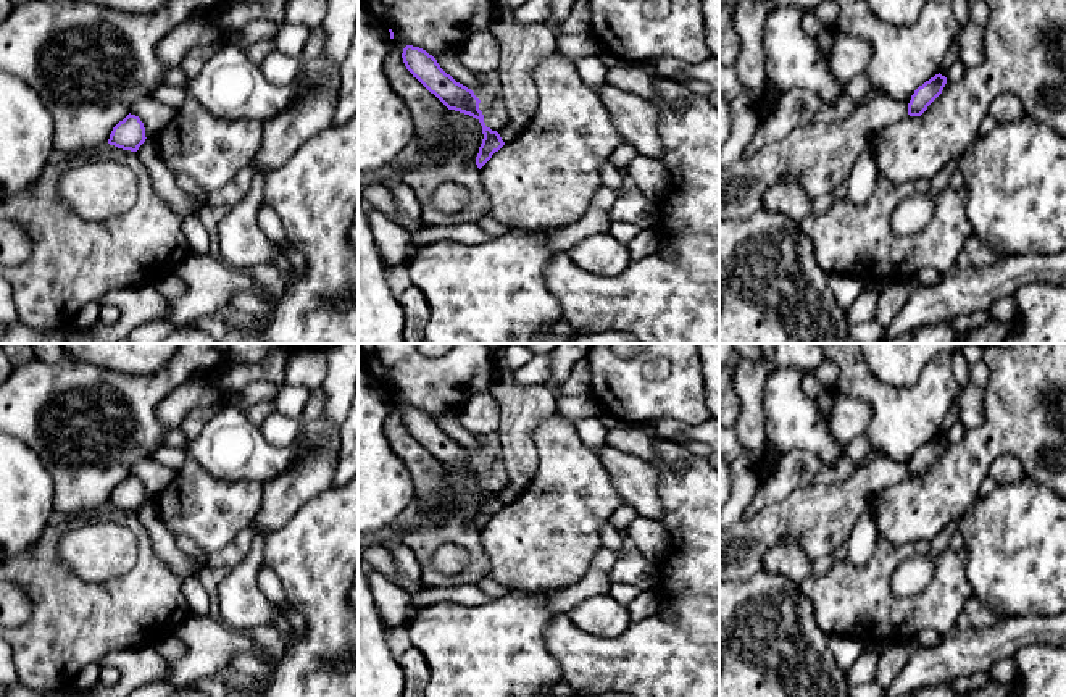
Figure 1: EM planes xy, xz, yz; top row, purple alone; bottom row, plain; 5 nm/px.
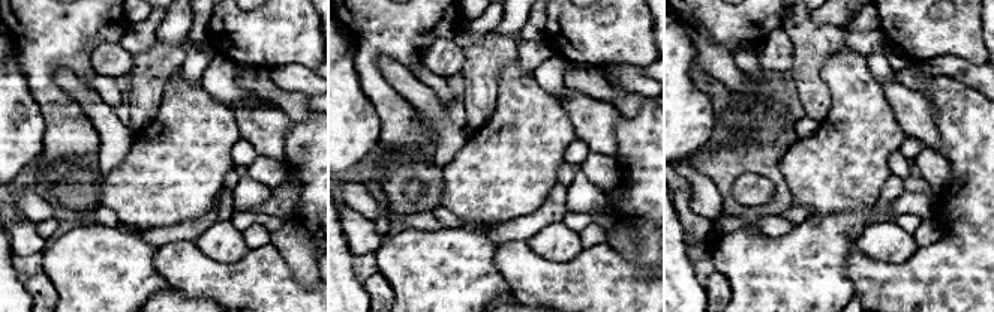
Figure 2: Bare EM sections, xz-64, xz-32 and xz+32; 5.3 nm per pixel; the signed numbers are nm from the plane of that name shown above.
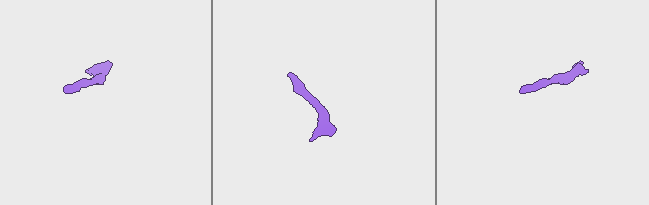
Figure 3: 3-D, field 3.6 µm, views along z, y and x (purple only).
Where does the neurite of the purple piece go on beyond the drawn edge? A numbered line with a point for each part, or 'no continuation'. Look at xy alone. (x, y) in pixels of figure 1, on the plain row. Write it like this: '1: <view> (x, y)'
no continuation

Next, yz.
no continuation

